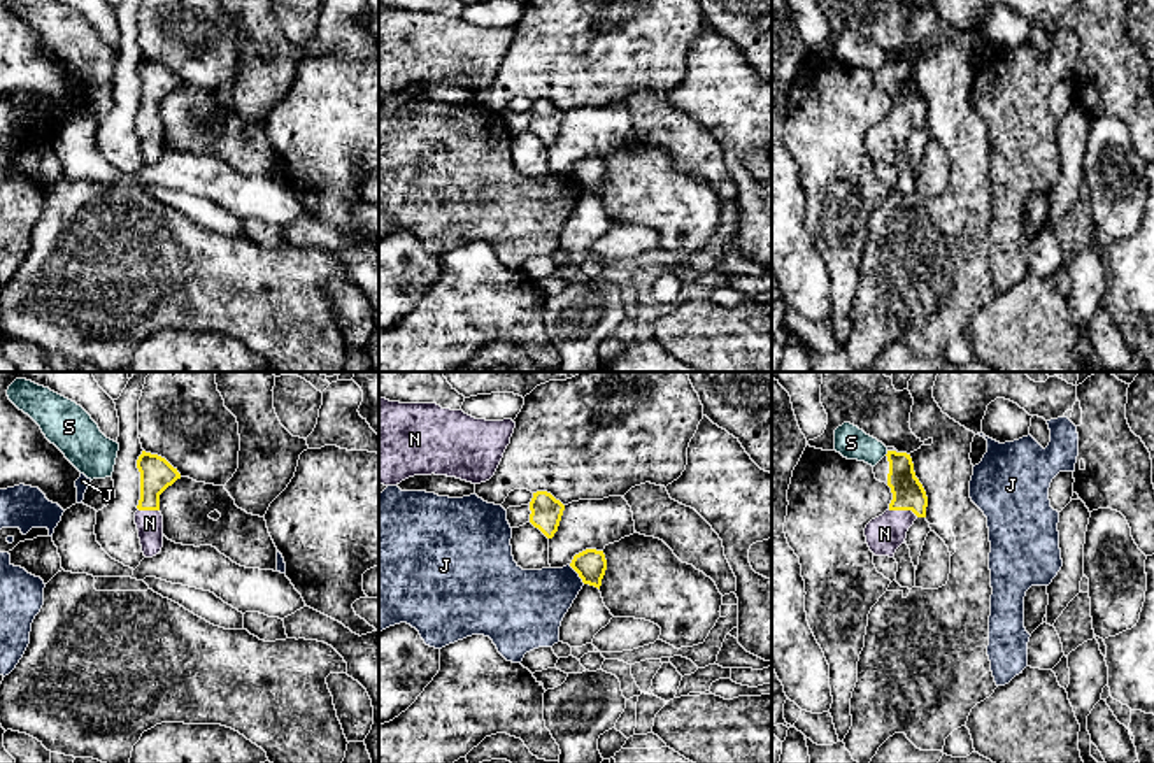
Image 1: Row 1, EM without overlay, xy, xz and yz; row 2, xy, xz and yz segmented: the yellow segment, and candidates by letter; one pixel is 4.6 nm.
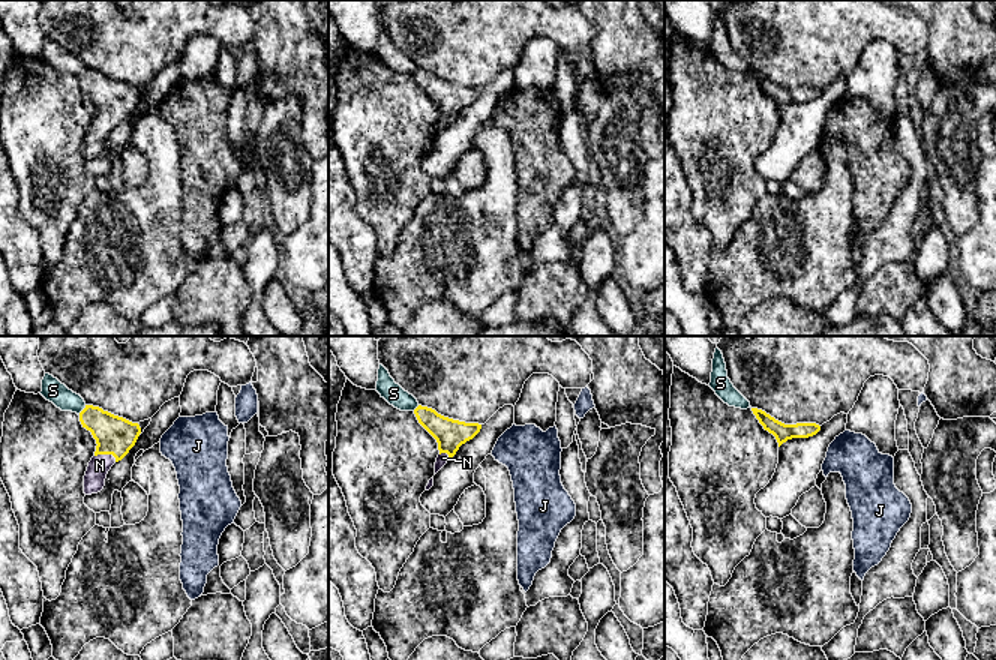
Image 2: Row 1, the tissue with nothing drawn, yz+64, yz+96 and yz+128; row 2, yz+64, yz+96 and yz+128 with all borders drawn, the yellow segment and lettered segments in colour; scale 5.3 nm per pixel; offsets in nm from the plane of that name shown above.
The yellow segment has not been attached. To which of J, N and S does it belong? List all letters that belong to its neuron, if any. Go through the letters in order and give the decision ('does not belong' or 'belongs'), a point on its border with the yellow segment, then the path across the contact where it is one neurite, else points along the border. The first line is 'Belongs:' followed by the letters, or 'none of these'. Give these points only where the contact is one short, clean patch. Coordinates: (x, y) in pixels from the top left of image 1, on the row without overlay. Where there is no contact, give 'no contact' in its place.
Belongs: N
J: does not belong; contact xz (577, 179)
N: belongs; contact yz (904, 116)
S: does not belong; contact yz (888, 60); border yz (888, 58), (884, 62)

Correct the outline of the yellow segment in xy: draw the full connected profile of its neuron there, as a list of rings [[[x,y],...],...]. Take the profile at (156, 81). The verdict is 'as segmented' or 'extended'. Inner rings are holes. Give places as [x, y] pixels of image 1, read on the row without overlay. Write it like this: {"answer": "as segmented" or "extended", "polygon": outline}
{"answer": "extended", "polygon": [[[146,58],[139,63],[137,75],[140,79],[140,107],[135,119],[135,132],[144,163],[153,165],[163,154],[160,102],[181,86],[181,81],[165,65]]]}

